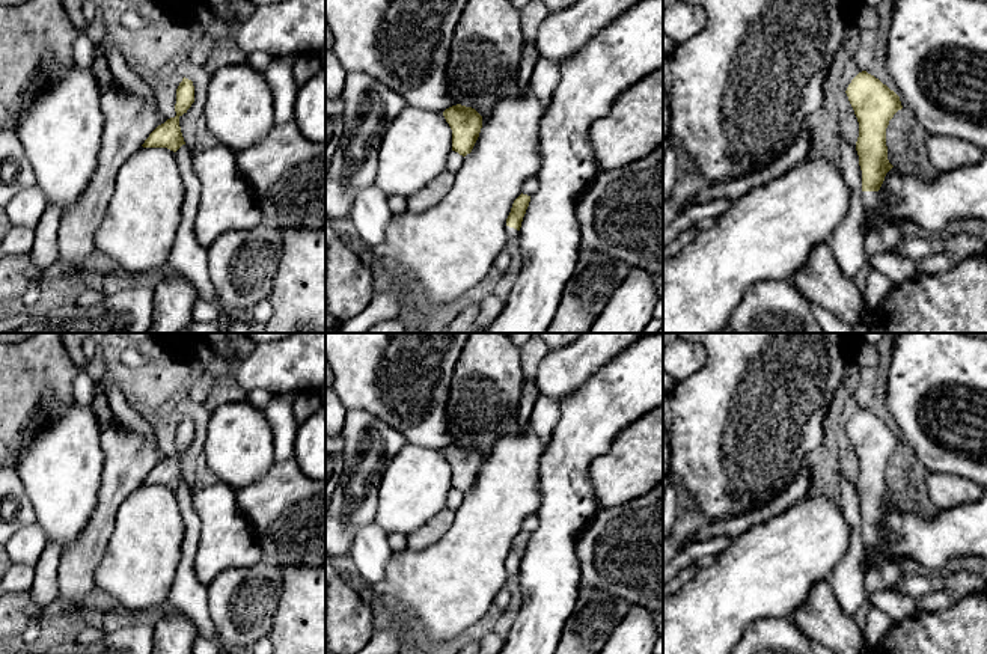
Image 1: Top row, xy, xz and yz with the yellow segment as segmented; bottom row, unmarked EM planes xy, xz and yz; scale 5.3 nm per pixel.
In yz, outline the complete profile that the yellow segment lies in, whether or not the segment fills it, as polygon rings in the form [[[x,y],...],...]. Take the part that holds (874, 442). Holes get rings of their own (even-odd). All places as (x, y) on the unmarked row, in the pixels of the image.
[[[866,408],[859,410],[845,428],[859,460],[856,488],[862,508],[862,541],[871,553],[882,550],[879,529],[894,505],[888,497],[886,466],[903,446],[900,434]]]

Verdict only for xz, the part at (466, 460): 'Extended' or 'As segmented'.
As segmented

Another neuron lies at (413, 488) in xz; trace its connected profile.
[[[405,443],[380,479],[374,521],[386,533],[410,535],[442,509],[452,490],[443,451]]]

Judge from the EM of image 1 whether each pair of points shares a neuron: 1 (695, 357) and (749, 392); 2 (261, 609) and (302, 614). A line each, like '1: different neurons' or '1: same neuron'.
1: different neurons
2: different neurons

